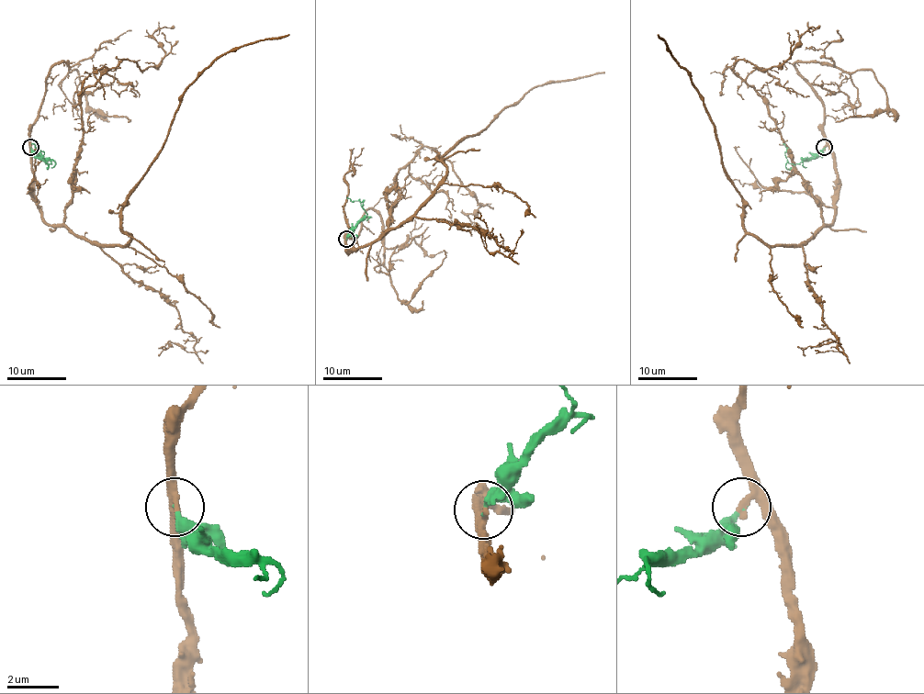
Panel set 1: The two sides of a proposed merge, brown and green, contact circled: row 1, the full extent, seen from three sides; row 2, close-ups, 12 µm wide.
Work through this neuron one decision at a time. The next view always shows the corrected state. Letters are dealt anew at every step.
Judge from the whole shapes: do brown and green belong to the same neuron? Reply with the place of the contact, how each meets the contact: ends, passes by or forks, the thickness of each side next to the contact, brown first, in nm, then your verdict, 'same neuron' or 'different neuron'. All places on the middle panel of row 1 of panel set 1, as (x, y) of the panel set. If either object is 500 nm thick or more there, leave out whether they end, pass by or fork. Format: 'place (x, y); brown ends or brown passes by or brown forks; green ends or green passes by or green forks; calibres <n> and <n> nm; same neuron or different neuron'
place (346, 239); brown passes by; green ends; calibres 240 and 280 nm; same neuron

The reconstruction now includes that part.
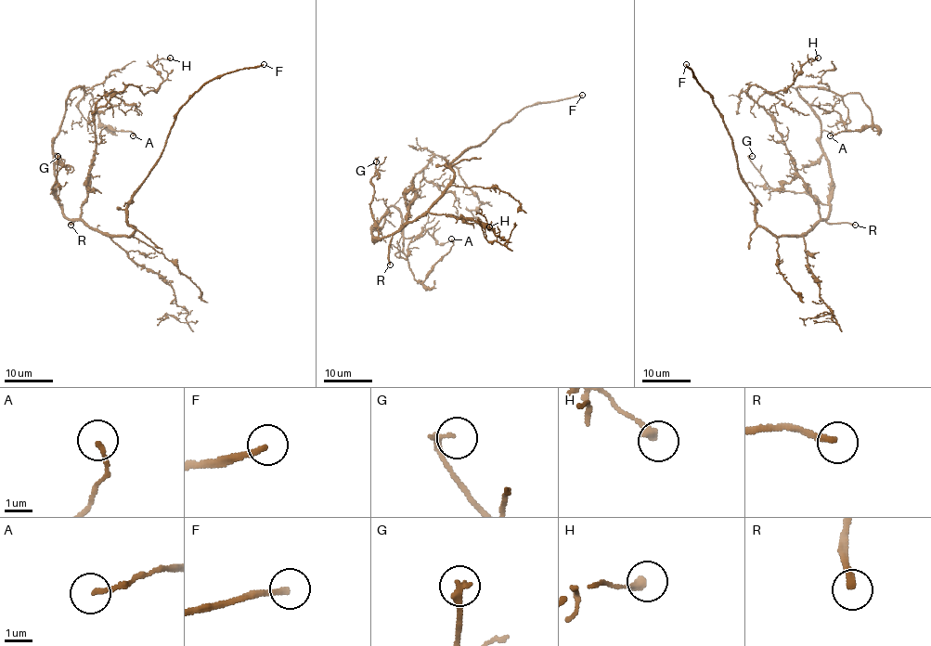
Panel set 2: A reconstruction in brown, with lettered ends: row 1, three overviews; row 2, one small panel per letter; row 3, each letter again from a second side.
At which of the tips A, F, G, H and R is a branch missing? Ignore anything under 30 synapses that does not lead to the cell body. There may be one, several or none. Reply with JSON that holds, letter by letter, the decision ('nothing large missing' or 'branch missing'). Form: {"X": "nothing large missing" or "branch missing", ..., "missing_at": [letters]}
{"A": "nothing large missing", "F": "branch missing", "G": "nothing large missing", "H": "nothing large missing", "R": "branch missing", "missing_at": ["F", "R"]}

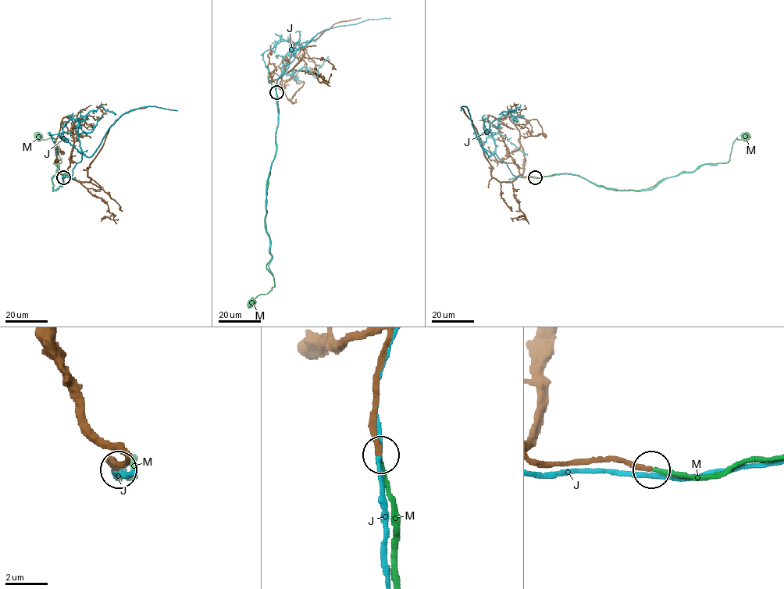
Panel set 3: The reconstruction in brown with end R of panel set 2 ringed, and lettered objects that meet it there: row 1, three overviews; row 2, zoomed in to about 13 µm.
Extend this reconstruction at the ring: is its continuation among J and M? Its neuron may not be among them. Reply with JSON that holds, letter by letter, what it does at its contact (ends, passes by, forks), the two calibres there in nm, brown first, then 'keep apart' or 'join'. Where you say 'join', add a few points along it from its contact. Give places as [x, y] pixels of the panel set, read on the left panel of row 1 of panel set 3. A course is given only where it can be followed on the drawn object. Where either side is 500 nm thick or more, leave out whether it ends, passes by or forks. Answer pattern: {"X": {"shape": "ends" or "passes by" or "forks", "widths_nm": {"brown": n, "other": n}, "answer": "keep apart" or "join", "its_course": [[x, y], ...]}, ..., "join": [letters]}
{"J": {"shape": "passes by", "widths_nm": {"brown": 280, "other": 220}, "answer": "keep apart"}, "M": {"shape": "ends", "widths_nm": {"brown": 240, "other": 200}, "answer": "join", "its_course": [[62, 177], [53, 190], [51, 178], [58, 165], [53, 163], [61, 162], [58, 144], [38, 136]]}, "join": ["M"]}

